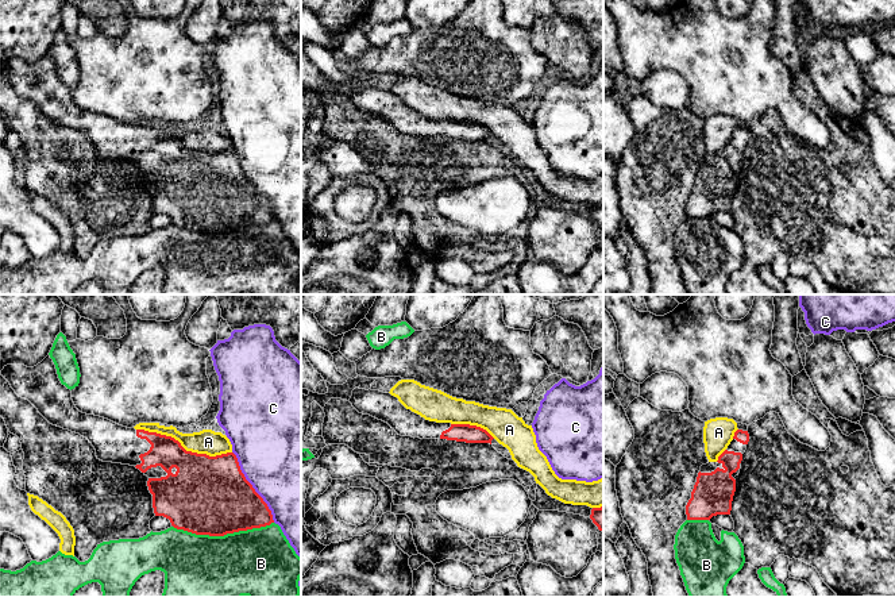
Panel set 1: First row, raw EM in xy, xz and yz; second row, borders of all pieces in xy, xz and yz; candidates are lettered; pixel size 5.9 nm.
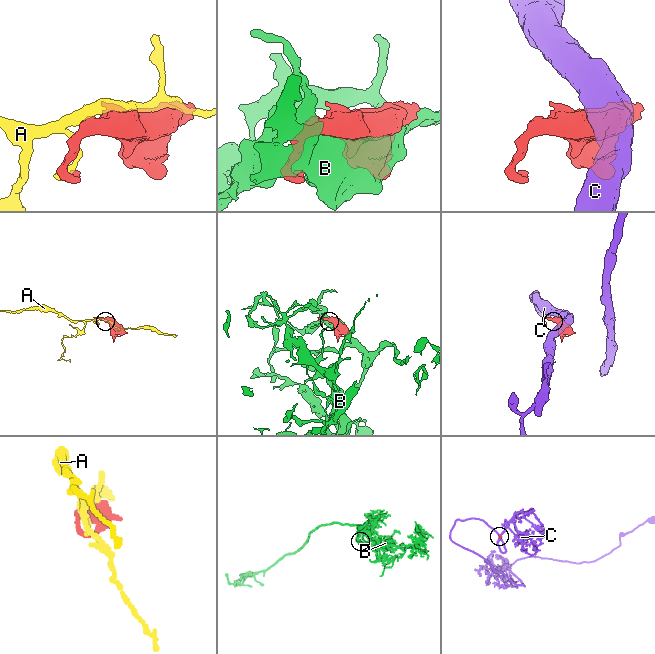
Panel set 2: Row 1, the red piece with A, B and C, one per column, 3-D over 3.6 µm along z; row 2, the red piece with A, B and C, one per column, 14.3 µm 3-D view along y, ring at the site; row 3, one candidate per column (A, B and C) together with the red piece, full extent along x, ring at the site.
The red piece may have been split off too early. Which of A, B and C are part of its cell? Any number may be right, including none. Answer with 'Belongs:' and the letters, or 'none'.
Belongs: none

